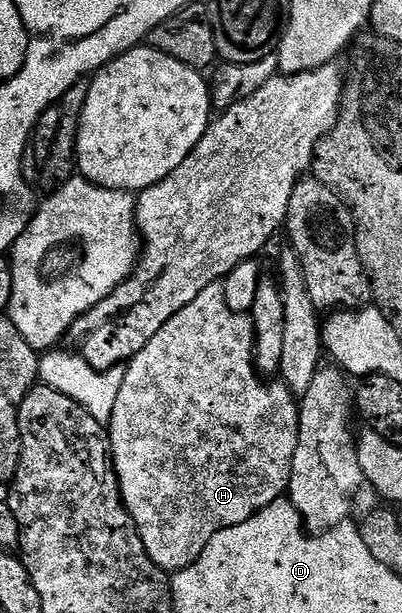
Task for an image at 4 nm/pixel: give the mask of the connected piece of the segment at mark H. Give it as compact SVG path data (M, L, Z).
M221 281L207 285L207 289L203 289L203 293L195 297L195 301L191 301L191 305L172 315L167 325L163 325L163 329L159 329L159 333L155 333L155 337L151 337L151 341L147 341L147 345L143 345L143 349L139 349L139 353L125 367L123 385L119 388L114 412L107 424L107 442L113 460L113 471L117 475L121 490L121 499L133 518L133 524L137 527L151 561L155 561L160 571L176 573L187 569L197 560L199 553L207 549L207 541L211 541L215 533L231 529L231 525L243 525L243 521L247 521L288 492L295 445L299 441L299 403L284 383L261 382L265 381L255 366L253 320L248 314L230 309L225 300L225 284Z

